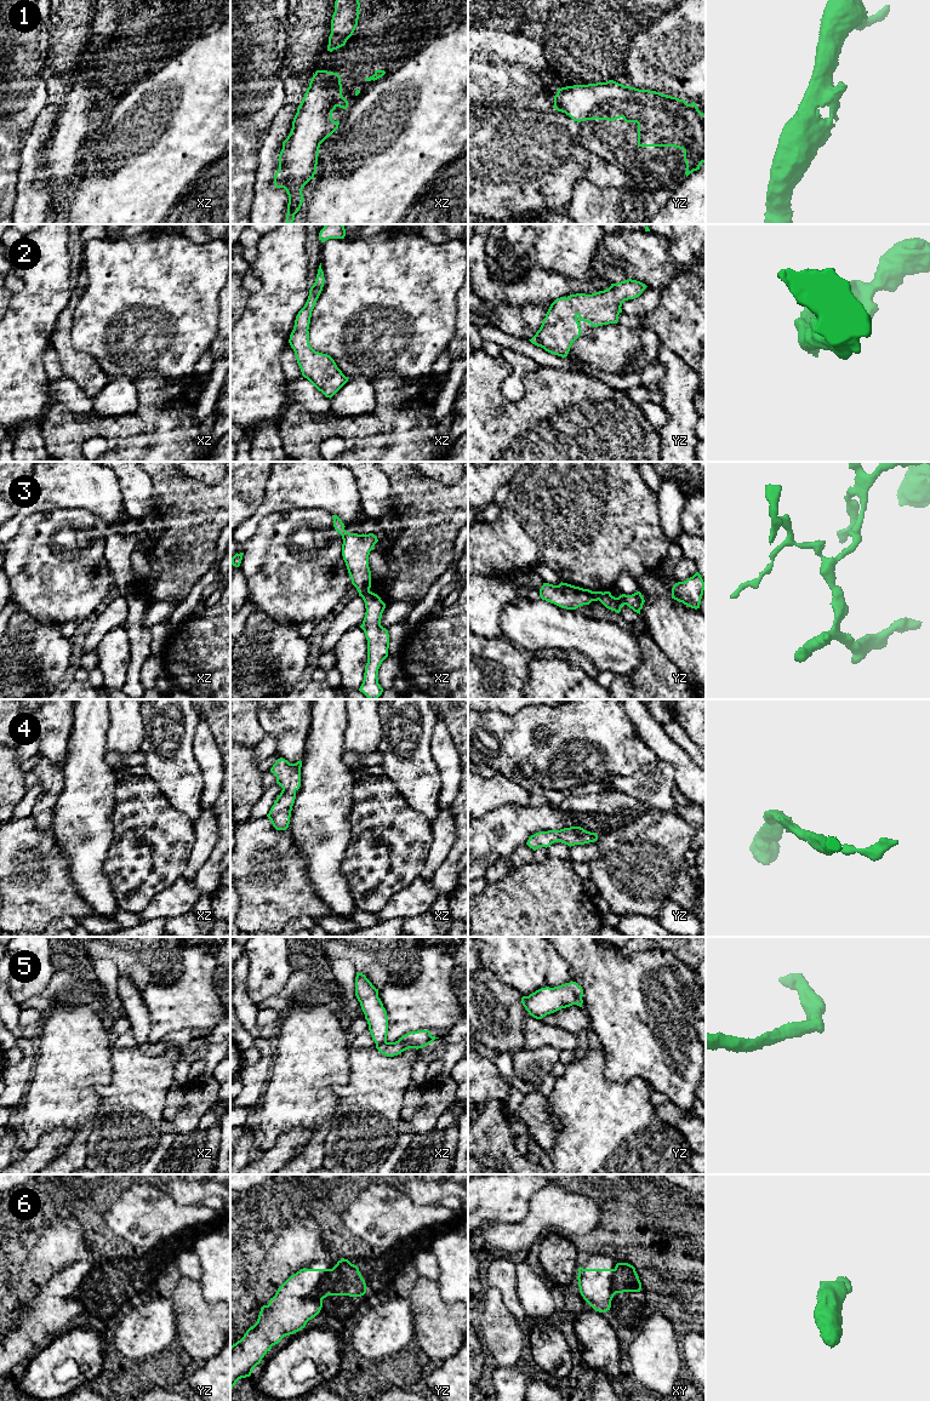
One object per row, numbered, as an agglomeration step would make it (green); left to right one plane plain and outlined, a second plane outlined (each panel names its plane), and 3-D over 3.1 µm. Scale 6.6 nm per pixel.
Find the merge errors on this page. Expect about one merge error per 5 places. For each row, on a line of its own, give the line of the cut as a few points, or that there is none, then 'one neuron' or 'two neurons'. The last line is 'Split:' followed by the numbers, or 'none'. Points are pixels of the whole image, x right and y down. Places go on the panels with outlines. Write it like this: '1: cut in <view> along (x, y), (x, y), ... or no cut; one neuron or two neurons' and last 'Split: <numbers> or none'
1: no cut; one neuron
2: no cut; one neuron
3: cut in xz along (370, 592), (361, 596); two neurons
4: no cut; one neuron
5: no cut; one neuron
6: cut in yz along (329, 1269), (327, 1285), (336, 1294); two neurons
Split: 3, 6

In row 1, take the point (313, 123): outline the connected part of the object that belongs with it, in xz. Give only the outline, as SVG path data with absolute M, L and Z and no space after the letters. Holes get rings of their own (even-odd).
M316 70L297 108L291 132L283 142L283 149L279 154L279 170L274 176L274 185L284 188L289 195L286 224L293 223L295 215L304 200L302 189L316 173L320 144L338 128L340 121L332 120L332 111L337 107L348 108L348 101L342 96L341 76L333 72Z

